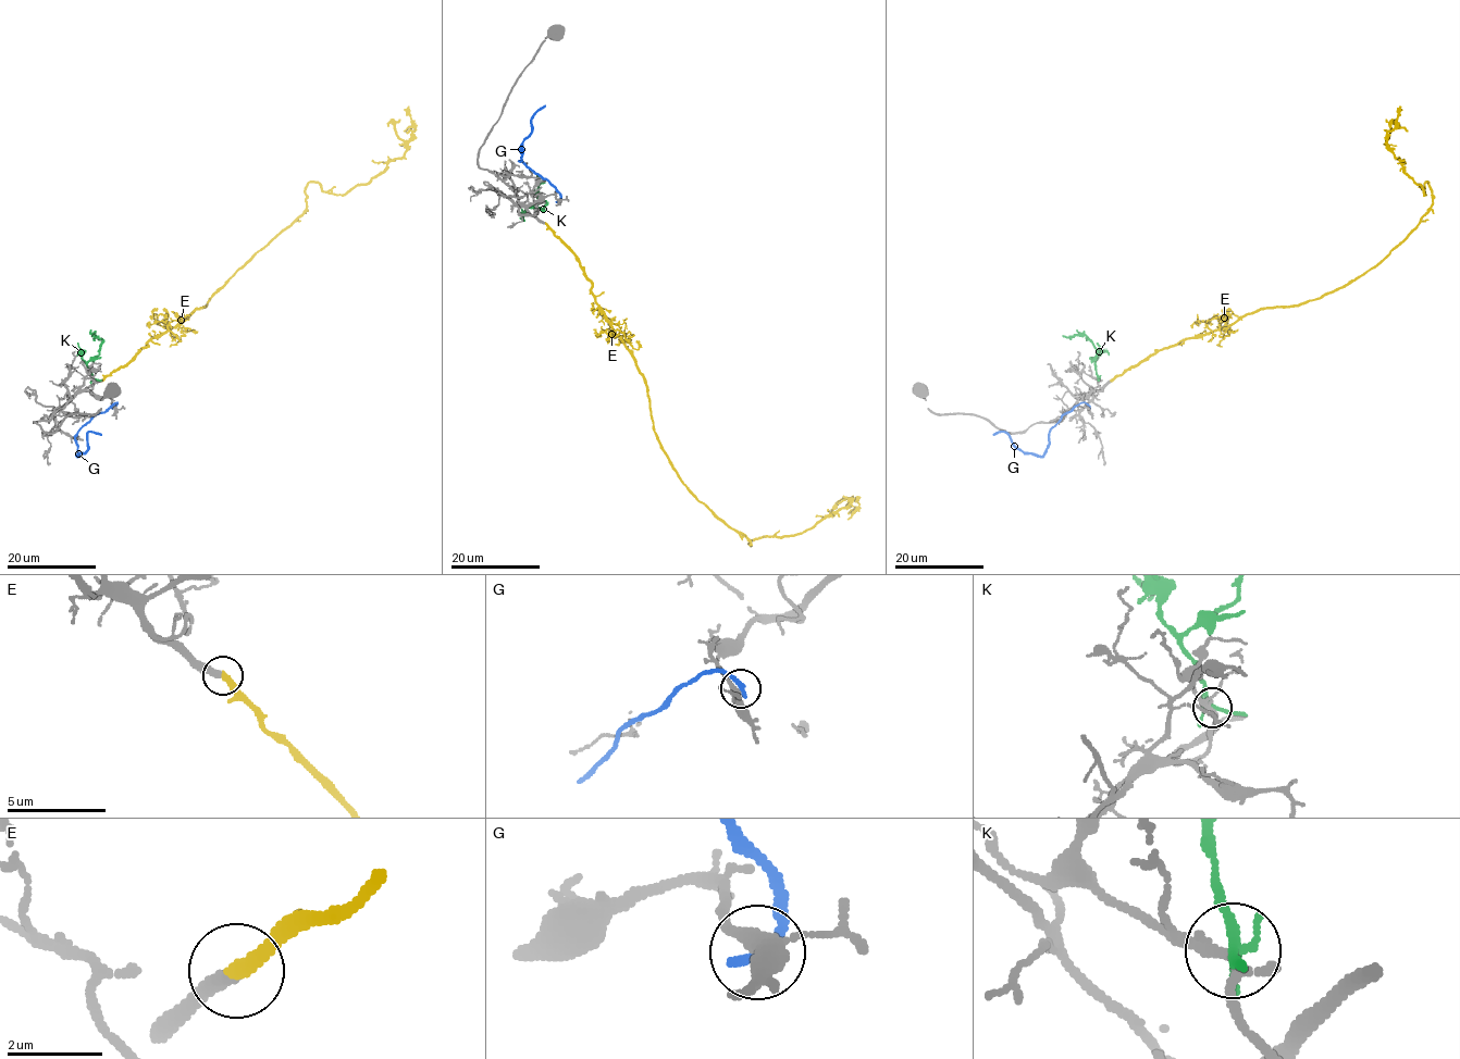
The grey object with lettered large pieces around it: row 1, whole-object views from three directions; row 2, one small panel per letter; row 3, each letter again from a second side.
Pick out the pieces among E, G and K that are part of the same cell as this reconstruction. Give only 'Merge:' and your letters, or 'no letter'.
Merge: E

